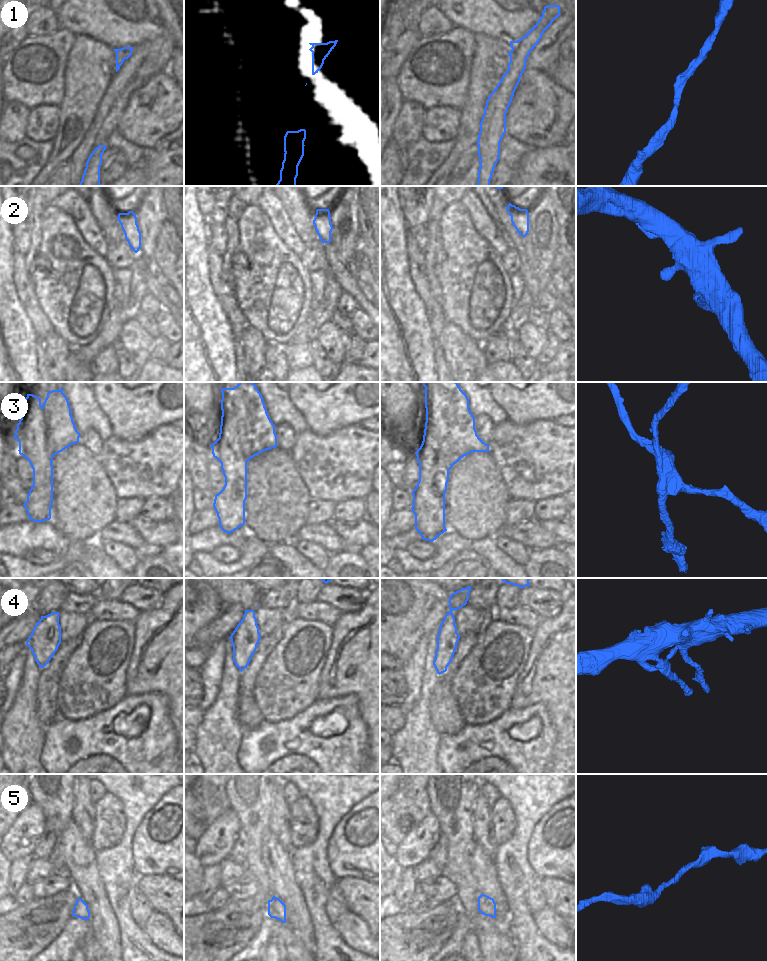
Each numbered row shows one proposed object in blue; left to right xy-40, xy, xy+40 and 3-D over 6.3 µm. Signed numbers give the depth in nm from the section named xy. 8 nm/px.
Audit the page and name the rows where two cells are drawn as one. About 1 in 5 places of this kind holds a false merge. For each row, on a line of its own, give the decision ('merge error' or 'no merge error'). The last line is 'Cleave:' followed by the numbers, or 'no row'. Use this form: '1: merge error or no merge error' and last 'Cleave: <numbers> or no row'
1: no merge error
2: no merge error
3: merge error
4: no merge error
5: no merge error
Cleave: 3

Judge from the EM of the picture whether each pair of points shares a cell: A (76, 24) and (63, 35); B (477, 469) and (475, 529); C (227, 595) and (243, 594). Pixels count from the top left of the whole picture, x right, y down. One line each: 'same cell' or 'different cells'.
A: different cells
B: same cell
C: same cell

